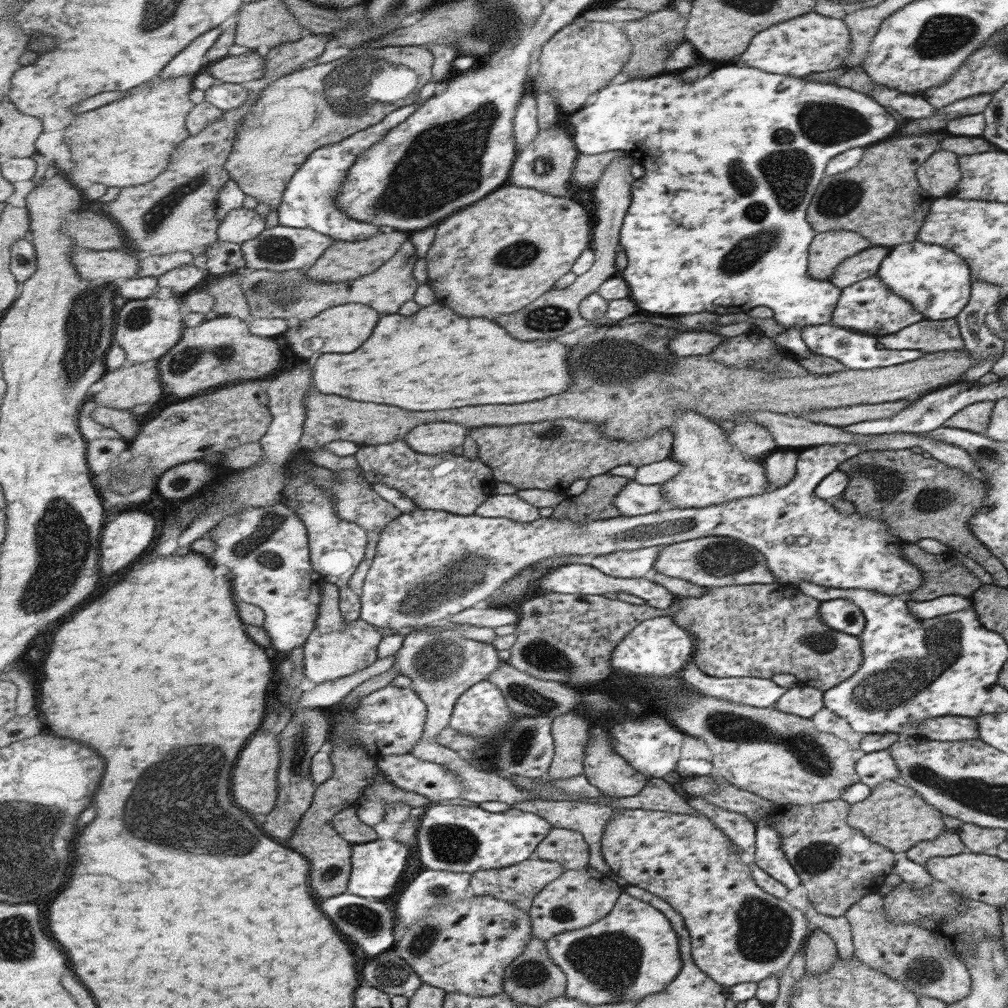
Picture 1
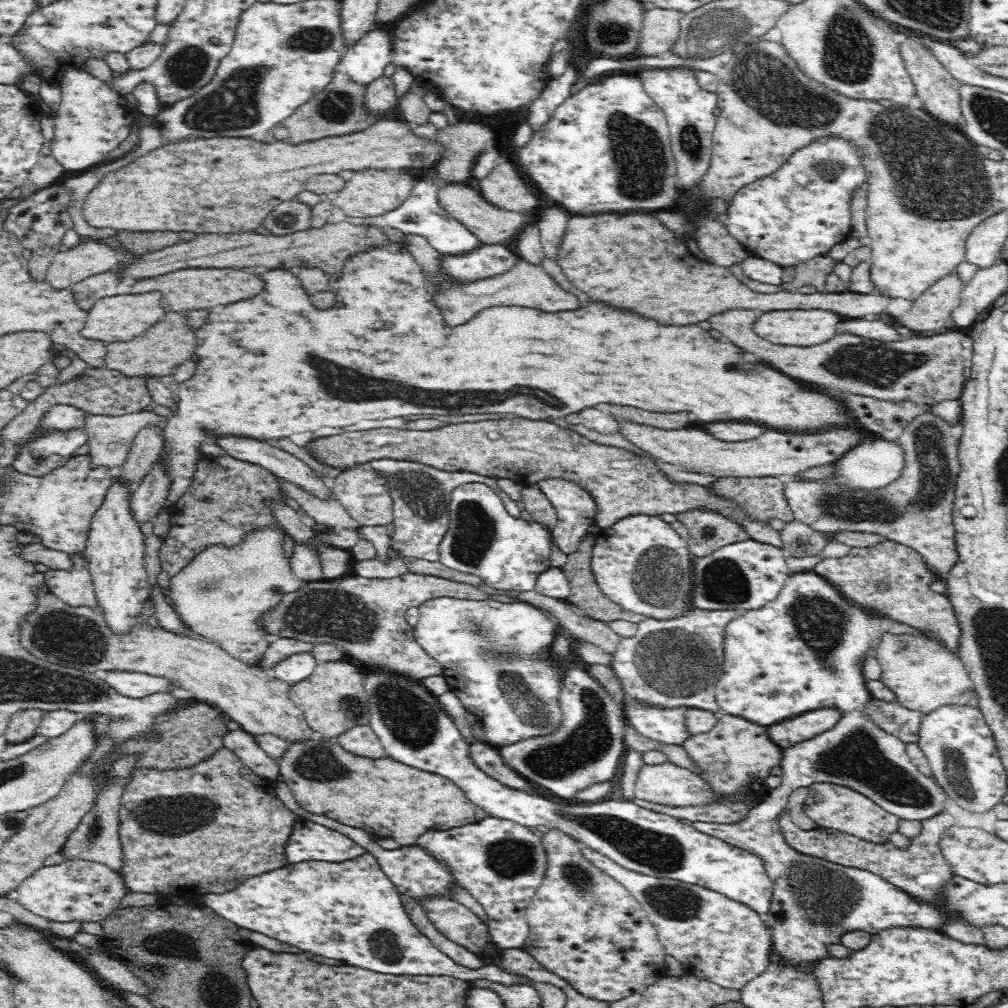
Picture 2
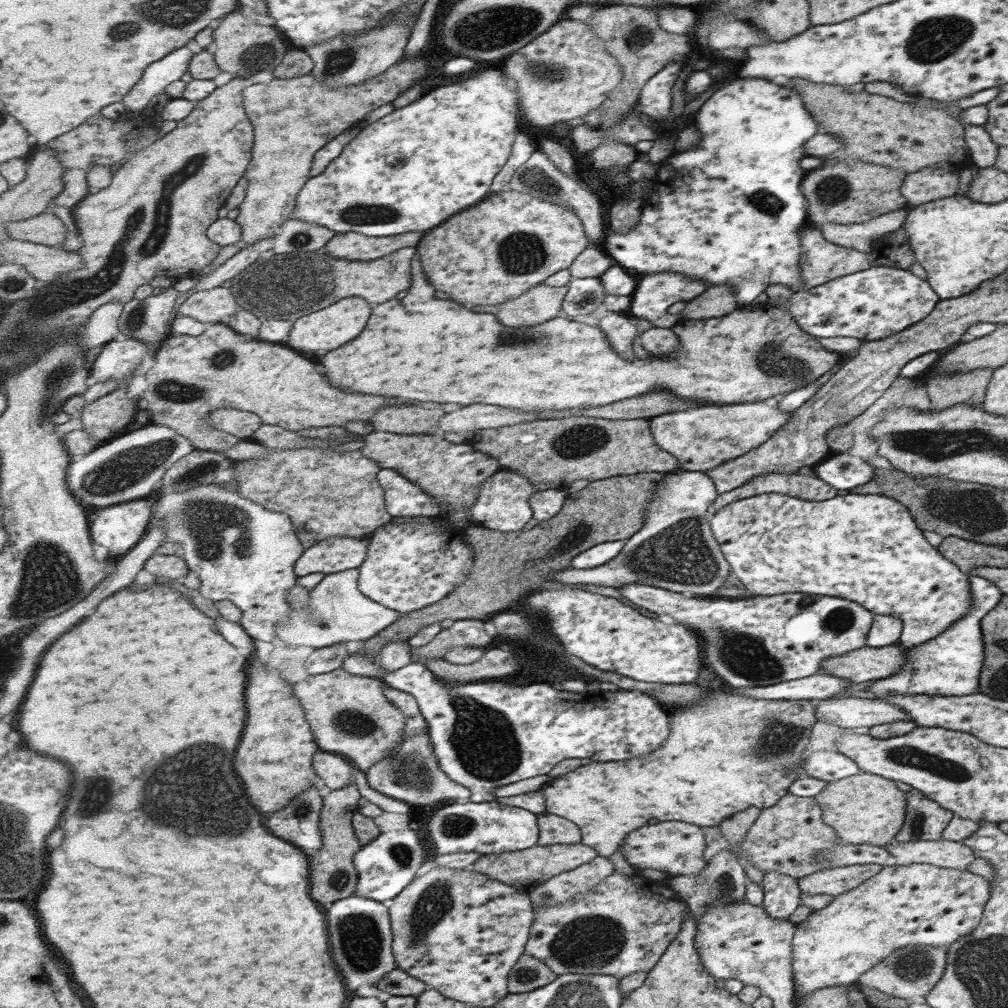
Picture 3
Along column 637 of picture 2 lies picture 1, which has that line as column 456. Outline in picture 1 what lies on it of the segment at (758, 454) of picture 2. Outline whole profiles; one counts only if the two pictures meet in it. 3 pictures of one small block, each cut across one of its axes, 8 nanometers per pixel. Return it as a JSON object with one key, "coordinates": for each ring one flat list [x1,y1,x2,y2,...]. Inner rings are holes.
{"coordinates":[[430,422,410,429,404,441,422,454,452,452,454,446,464,443,466,428,452,422]]}

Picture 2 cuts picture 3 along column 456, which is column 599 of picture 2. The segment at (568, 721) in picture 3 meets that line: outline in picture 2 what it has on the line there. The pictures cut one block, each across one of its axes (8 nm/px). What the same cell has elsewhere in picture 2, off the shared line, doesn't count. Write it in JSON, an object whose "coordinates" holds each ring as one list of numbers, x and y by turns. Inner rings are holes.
{"coordinates":[[578,667,566,674,561,693,559,694,559,705,564,715,564,720,556,733,550,733,548,736,534,737,532,739,518,741,514,745,506,745,497,748,500,755,510,768,522,777,542,788,548,788,554,794,557,794,563,800,573,801,574,794,579,789,592,786,594,782,608,782,614,778,620,758,627,750,624,744,624,731,628,722,624,713,618,709,616,702,612,700,613,696,600,685,588,671]]}

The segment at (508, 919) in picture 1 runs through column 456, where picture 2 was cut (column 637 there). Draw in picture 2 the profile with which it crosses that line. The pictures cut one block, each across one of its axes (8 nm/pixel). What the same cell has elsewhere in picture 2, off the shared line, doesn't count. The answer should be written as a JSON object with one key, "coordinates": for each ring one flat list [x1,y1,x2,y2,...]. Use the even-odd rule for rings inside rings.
{"coordinates":[[558,827,542,836,547,854,547,869,537,893,525,910,527,938,521,947,546,969,567,980,572,988,588,998,613,1003,642,992,667,974,667,956,656,929,642,905,626,887,594,866,582,854,582,844]]}

